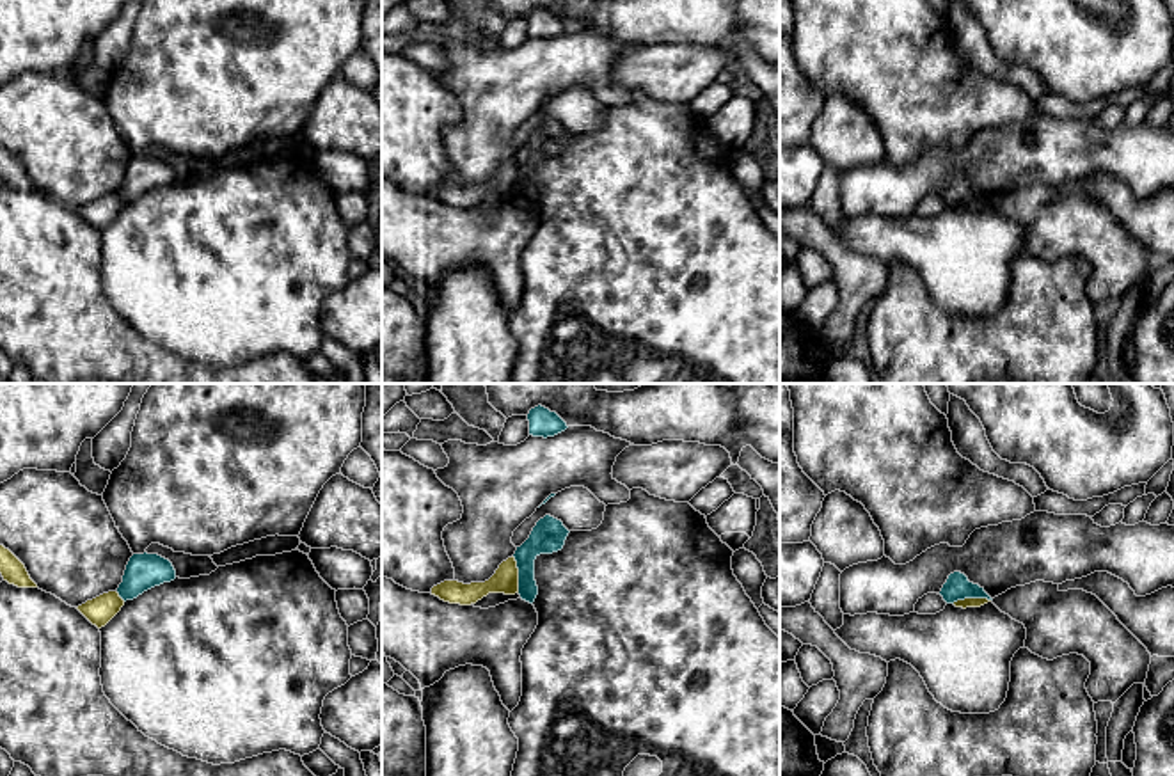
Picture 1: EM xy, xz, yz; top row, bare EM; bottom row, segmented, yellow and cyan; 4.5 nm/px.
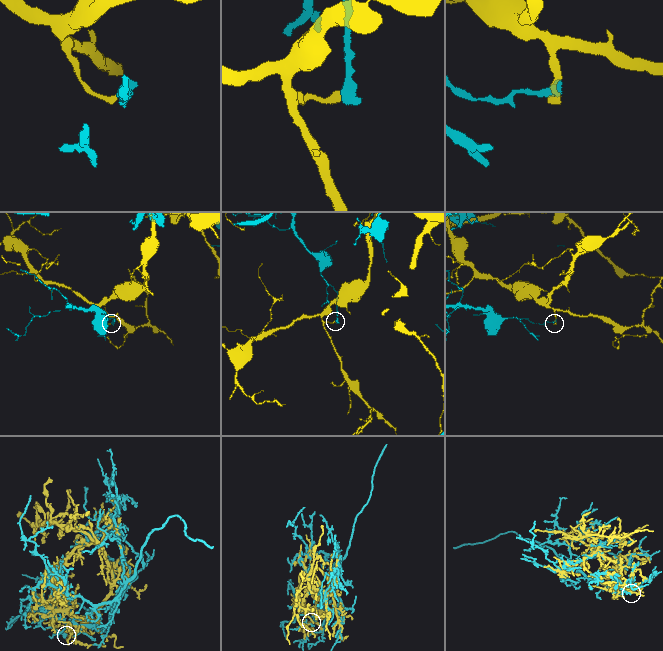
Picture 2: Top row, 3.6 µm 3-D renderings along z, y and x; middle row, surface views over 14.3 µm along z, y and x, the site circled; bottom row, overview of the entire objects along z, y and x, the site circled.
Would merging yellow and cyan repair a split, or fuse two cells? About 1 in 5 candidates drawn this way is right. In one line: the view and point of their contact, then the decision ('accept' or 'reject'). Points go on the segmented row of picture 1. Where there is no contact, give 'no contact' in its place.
contact yz (970, 599); reject

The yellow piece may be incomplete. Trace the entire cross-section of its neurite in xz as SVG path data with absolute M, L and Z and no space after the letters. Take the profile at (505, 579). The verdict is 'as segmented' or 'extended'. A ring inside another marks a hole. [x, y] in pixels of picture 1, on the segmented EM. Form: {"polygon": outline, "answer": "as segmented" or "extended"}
{"polygon": "M508 558L499 565L496 574L485 582L464 584L458 581L444 581L432 588L432 595L449 604L471 606L488 593L519 593L519 568L515 558Z", "answer": "as segmented"}

